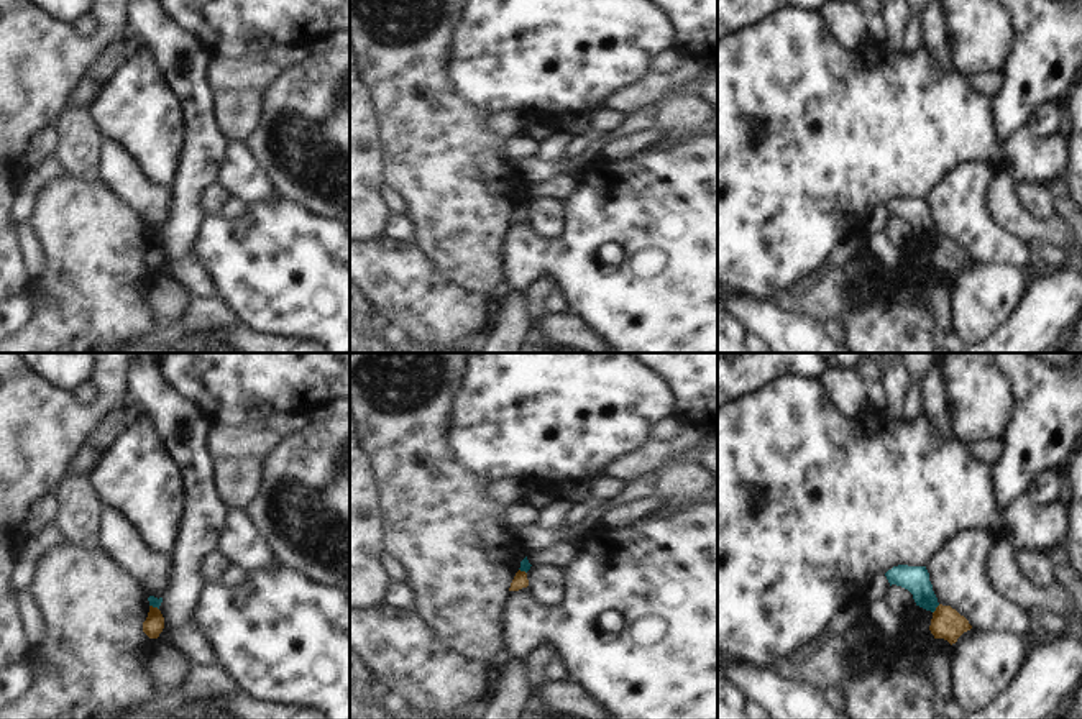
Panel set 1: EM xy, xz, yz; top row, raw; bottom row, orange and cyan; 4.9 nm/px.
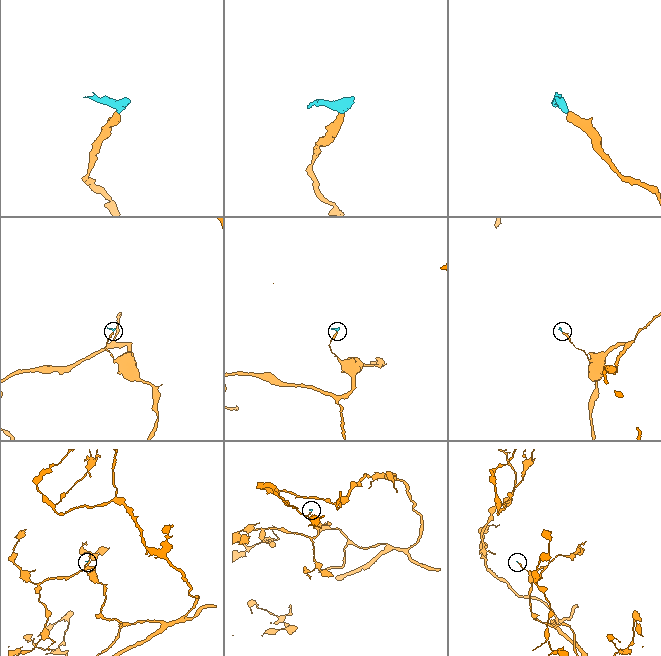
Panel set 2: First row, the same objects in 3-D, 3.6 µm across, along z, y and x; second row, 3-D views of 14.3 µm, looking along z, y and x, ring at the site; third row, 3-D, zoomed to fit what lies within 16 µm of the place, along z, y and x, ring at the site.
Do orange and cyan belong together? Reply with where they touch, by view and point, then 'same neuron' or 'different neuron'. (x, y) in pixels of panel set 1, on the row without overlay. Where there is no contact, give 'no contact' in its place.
contact yz (936, 242); different neuron

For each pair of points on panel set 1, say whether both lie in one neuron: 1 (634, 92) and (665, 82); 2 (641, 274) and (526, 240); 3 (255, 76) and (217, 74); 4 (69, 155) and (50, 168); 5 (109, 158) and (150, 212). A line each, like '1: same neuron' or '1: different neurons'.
1: same neuron
2: same neuron
3: same neuron
4: different neurons
5: same neuron

